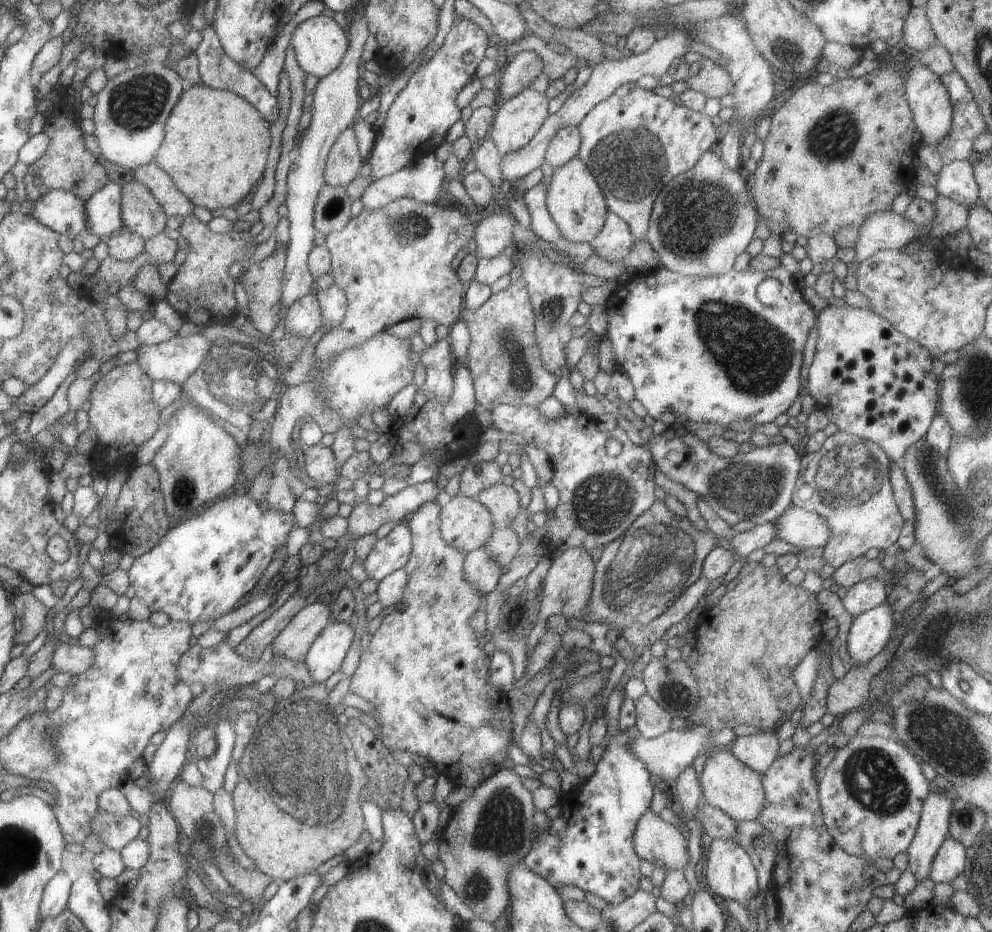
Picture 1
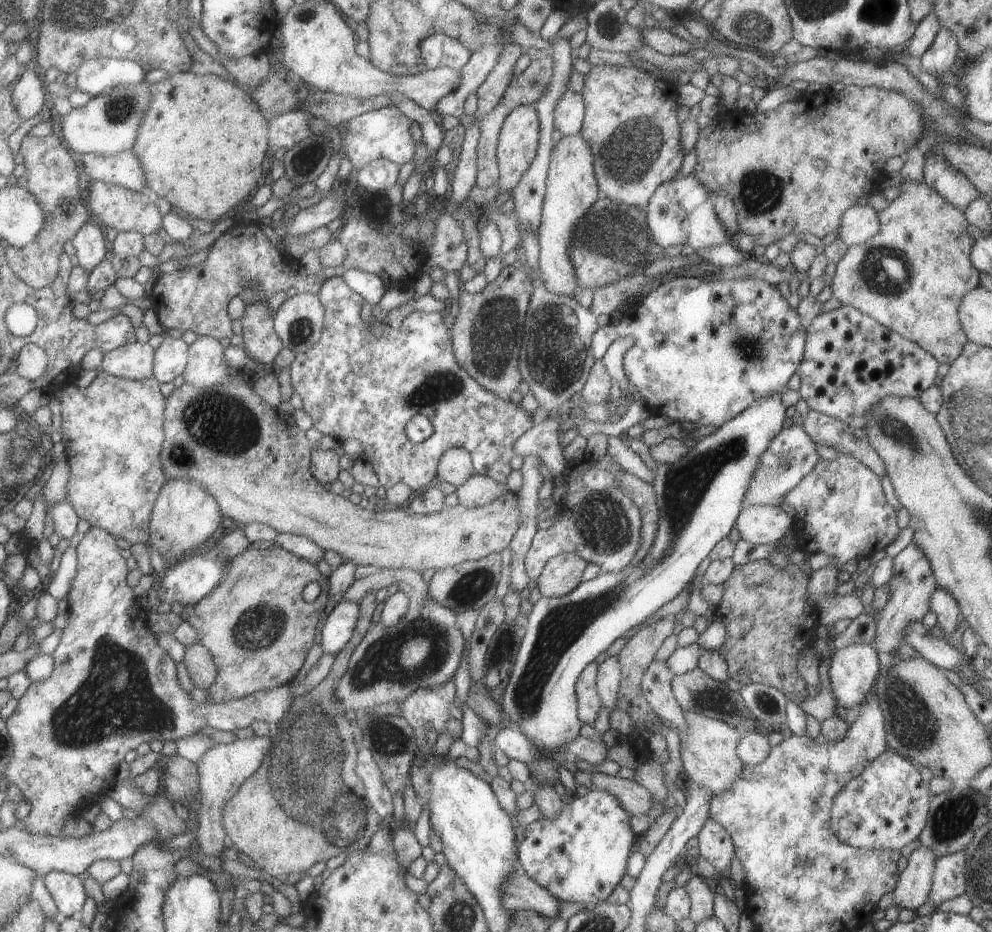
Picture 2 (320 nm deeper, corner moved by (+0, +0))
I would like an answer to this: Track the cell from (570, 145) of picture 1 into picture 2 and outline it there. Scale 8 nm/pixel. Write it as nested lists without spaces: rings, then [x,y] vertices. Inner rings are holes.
[[[566,90],[555,101],[552,112],[554,128],[563,135],[579,133],[584,117],[584,102],[579,93]]]

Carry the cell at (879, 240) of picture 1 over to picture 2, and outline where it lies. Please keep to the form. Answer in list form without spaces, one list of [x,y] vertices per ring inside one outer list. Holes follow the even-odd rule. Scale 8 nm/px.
[[[866,204],[854,205],[841,214],[839,239],[848,246],[857,246],[869,238],[873,238],[879,231],[879,218],[877,212]]]

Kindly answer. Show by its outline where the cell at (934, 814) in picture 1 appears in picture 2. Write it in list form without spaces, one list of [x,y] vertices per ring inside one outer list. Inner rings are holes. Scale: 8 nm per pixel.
[[[917,846],[907,857],[907,867],[898,876],[893,905],[916,911],[929,897],[936,857],[927,846]]]

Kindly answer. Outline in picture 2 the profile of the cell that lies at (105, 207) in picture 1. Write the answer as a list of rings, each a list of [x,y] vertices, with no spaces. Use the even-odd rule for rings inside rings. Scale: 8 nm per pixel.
[[[95,220],[83,223],[72,238],[75,258],[83,272],[90,273],[105,257],[103,239],[109,233]]]

